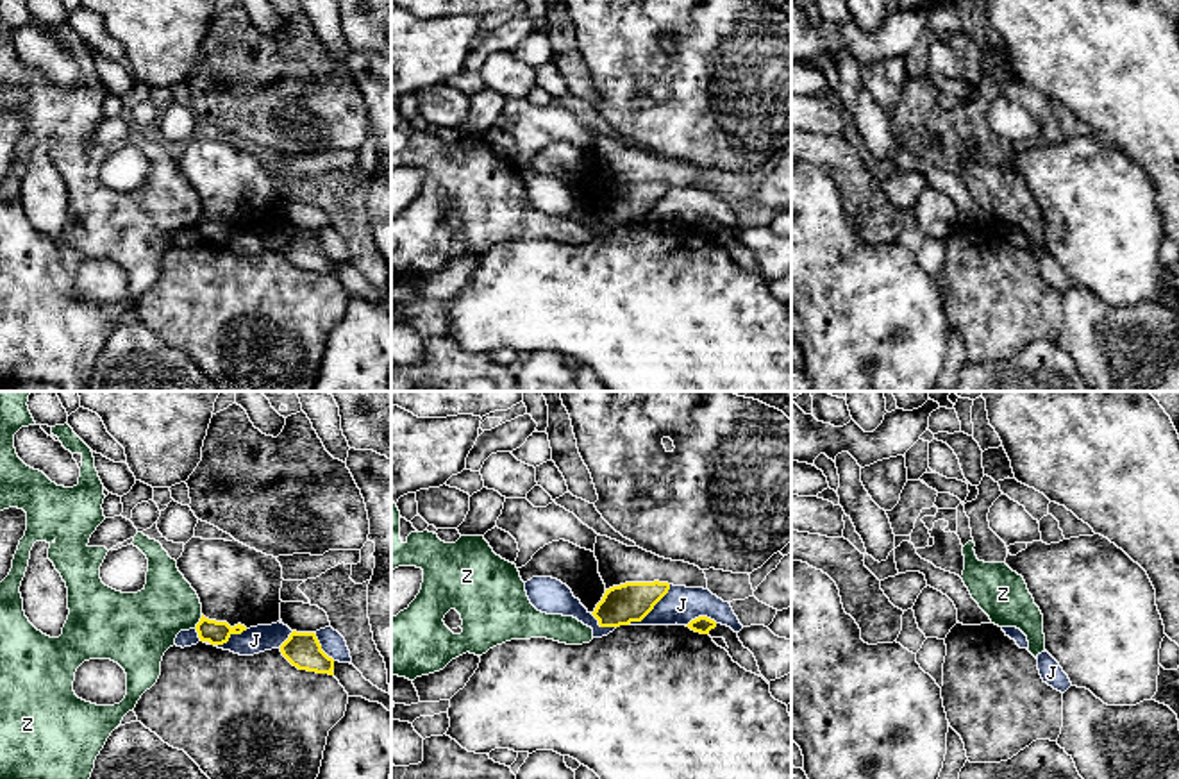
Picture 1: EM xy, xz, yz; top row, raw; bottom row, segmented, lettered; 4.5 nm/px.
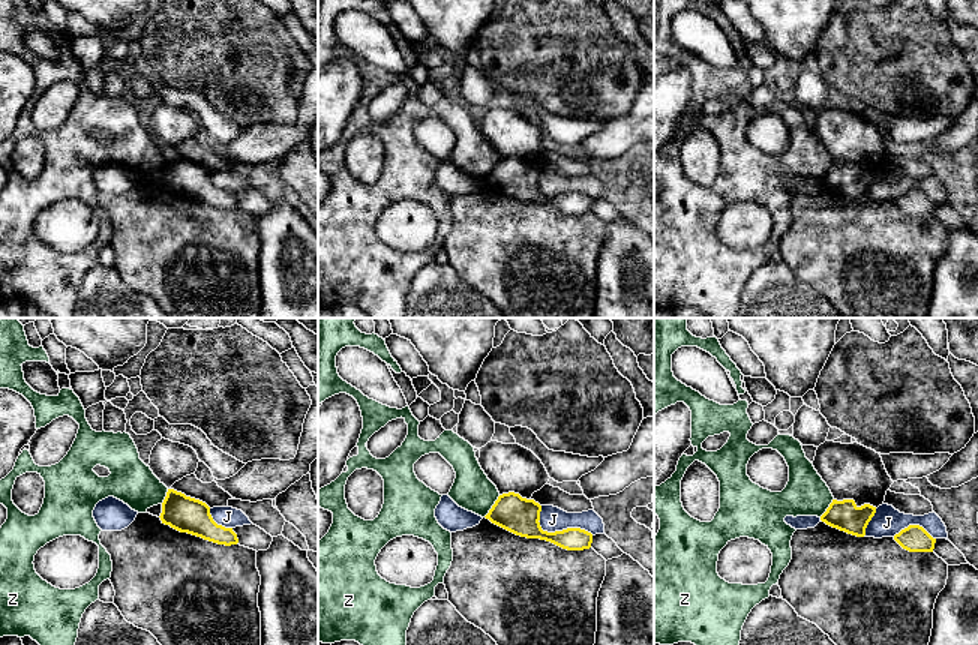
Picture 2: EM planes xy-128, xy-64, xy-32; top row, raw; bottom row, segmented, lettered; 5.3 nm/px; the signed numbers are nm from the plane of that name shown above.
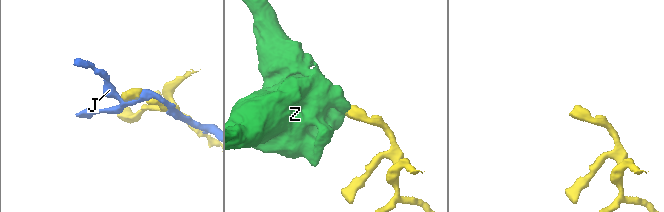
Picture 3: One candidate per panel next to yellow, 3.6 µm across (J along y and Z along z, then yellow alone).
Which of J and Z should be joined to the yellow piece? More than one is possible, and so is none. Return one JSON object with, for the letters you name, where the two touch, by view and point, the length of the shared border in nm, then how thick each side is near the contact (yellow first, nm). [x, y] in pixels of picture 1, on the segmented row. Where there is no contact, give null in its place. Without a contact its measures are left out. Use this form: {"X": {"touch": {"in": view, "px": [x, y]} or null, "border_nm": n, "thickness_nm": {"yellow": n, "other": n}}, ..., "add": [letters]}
{"add": []}

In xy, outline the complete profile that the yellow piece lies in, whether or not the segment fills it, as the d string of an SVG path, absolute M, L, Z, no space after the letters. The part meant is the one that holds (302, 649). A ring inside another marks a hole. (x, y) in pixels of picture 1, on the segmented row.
M293 631L280 652L298 670L334 675L334 659L322 650L314 632Z

